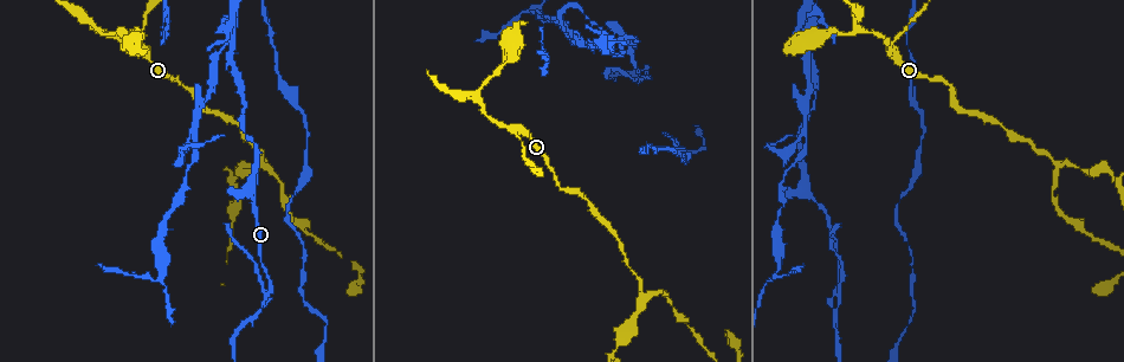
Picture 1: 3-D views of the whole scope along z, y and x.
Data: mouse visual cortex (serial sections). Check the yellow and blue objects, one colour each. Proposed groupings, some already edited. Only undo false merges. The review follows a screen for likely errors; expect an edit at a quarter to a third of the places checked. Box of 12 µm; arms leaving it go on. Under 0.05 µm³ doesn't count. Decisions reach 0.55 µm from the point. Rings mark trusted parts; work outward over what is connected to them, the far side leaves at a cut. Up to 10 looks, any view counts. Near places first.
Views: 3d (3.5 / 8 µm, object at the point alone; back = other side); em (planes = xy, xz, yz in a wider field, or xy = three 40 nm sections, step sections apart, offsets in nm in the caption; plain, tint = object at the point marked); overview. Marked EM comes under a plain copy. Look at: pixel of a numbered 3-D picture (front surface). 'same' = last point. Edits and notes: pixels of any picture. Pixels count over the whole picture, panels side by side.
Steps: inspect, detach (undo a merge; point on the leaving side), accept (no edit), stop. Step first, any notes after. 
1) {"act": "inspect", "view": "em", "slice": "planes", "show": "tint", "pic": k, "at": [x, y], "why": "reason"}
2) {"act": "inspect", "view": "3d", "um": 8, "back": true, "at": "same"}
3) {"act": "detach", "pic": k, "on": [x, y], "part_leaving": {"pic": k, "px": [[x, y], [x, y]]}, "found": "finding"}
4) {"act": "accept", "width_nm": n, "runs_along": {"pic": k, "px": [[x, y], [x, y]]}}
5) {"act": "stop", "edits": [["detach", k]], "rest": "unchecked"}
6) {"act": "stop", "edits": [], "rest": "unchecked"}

{"act": "inspect", "view": "3d", "um": 3.5, "pic": 1, "at": [645, 298], "why": "a fork"}

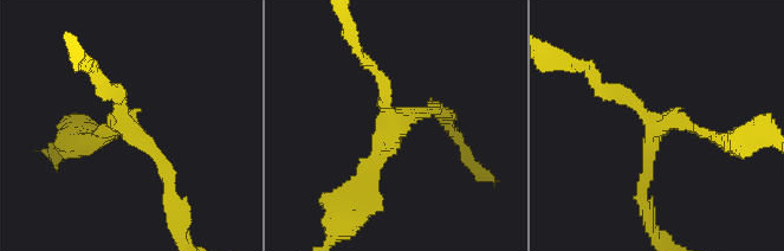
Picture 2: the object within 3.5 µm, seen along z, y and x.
{"act": "inspect", "view": "em", "slice": "xy", "step": 5, "show": "tint", "pic": 2, "at": [654, 125], "why": "need the tissue"}

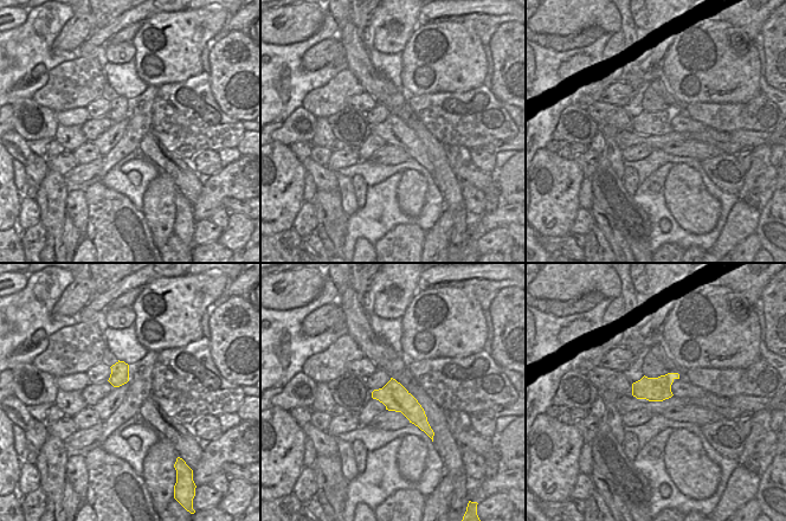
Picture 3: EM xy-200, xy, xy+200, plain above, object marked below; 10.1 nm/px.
{"act": "accept", "arm_widths_nm": [150, 200, 200], "runs_along": {"pic": 2, "px": [[597, 82], [655, 126], [721, 140]]}, "found": "one cell here"}

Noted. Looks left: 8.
{"act": "inspect", "view": "3d", "um": 3.5, "pic": 1, "at": [268, 288], "why": "sharp bend"}

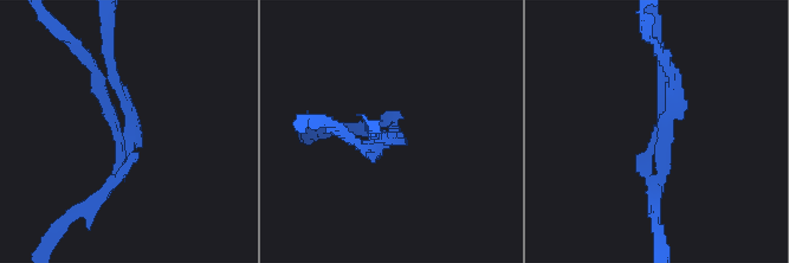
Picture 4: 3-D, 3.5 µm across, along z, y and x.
{"act": "inspect", "view": "em", "slice": "planes", "show": "tint", "pic": 4, "at": [659, 133], "arms": 3, "arm_widths_nm": [150, 150, 200]}

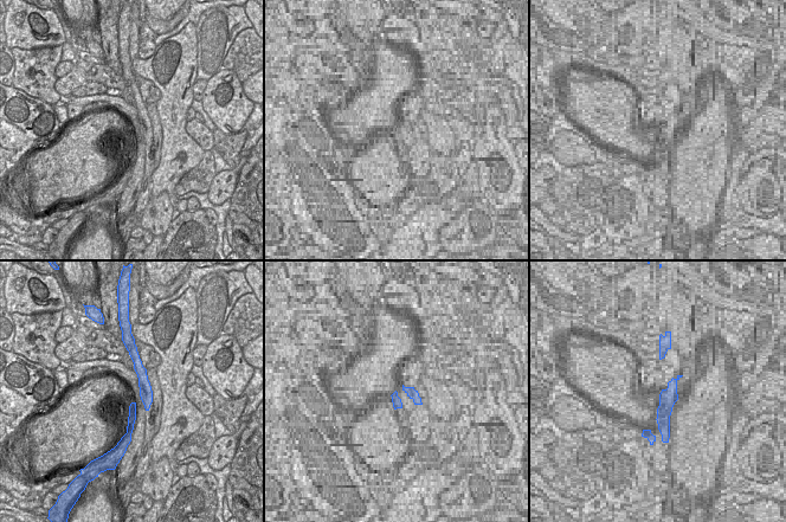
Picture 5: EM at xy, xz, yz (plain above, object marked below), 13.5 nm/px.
{"act": "detach", "pic": 4, "on": [683, 107], "found": "a second cell is stuck on"}

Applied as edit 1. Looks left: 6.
{"act": "inspect", "view": "overview", "why": "see it whole again"}

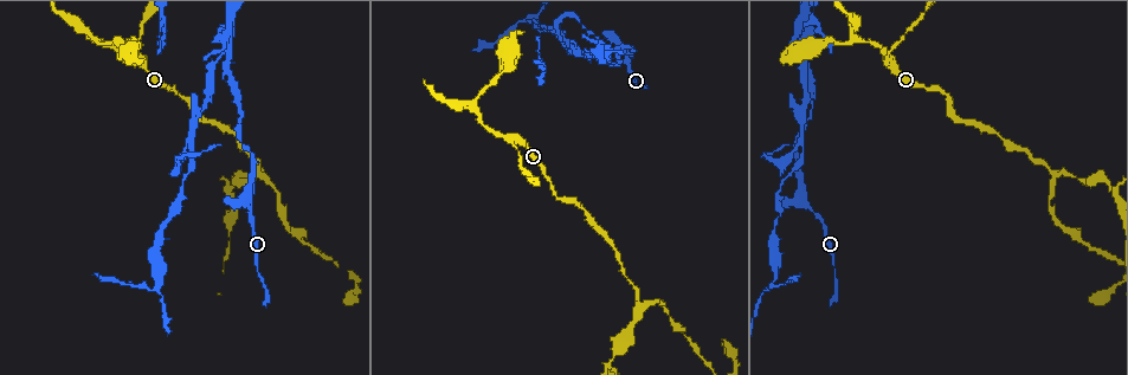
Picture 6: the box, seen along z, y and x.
{"act": "inspect", "view": "3d", "um": 3.5, "pic": 6, "at": [628, 57], "why": "arms part here"}

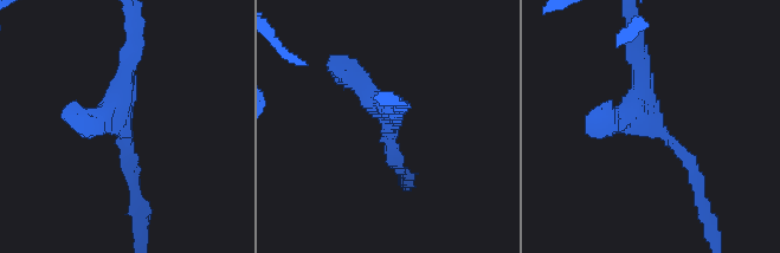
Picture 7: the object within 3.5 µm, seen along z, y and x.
{"act": "inspect", "view": "em", "slice": "xy", "step": 1, "show": "tint", "pic": 7, "at": [644, 115]}

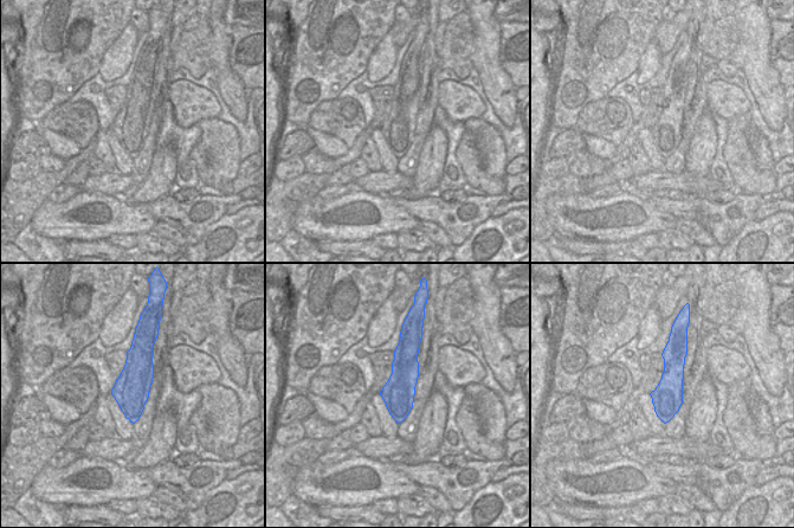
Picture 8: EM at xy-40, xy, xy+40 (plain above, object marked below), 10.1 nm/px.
{"act": "accept", "runs_along": {"pic": 7, "px": [[695, 172], [640, 106], [635, 38]]}, "found": "all the same cell"}

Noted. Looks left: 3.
{"act": "inspect", "view": "3d", "um": 3.5, "pic": 6, "at": [887, 57], "why": "sharp bend"}

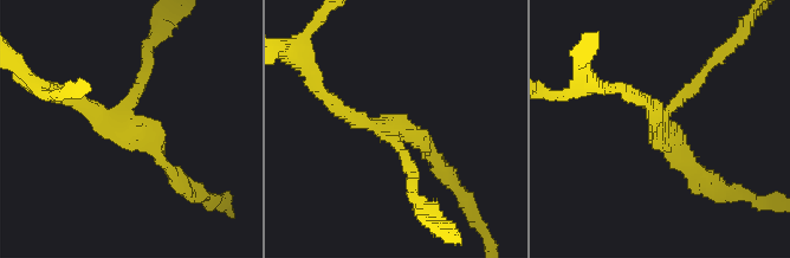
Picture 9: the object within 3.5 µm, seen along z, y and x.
{"act": "detach", "pic": 9, "on": [698, 82], "part_leaving": {"pic": 9, "px": [[671, 110], [743, 30]]}, "found": "a second cell is stuck on"}

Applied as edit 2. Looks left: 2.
{"act": "stop", "edits": [["detach", 4], ["detach", 9]], "rest": "unchecked"}

